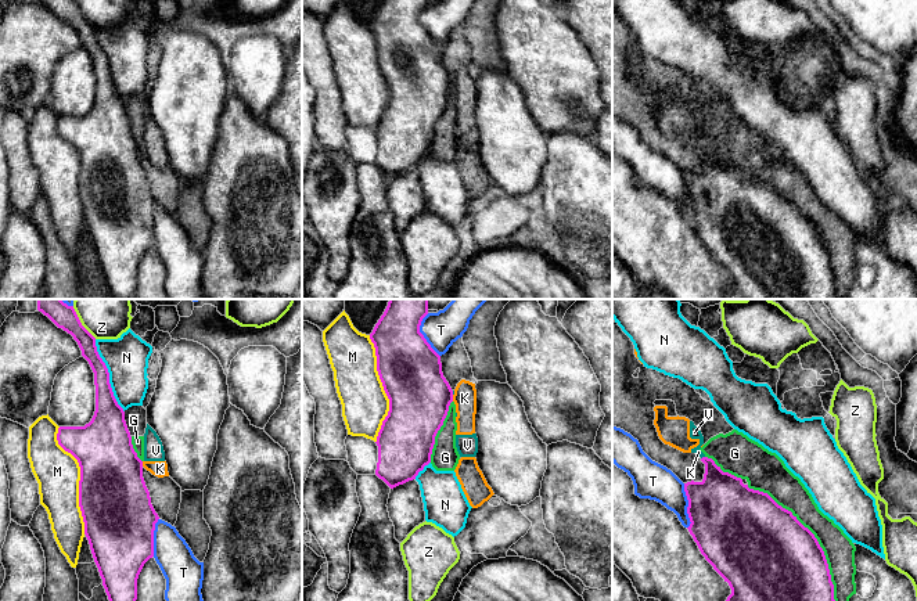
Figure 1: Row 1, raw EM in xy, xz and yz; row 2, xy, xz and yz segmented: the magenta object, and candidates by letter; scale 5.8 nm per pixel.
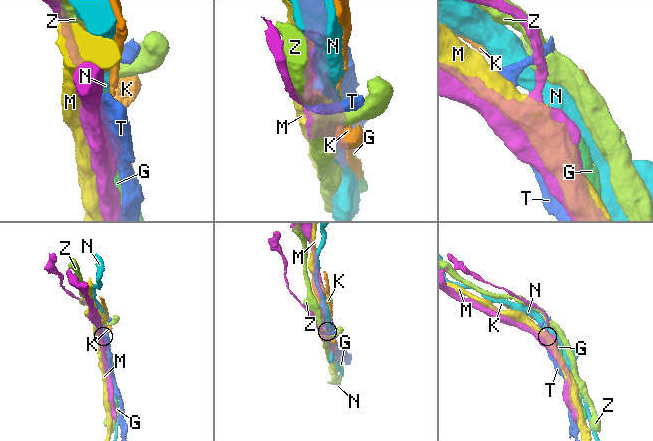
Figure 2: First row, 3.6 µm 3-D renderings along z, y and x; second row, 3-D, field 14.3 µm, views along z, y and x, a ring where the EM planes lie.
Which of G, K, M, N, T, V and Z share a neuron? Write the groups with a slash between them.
G / K V / M / N / T / Z

